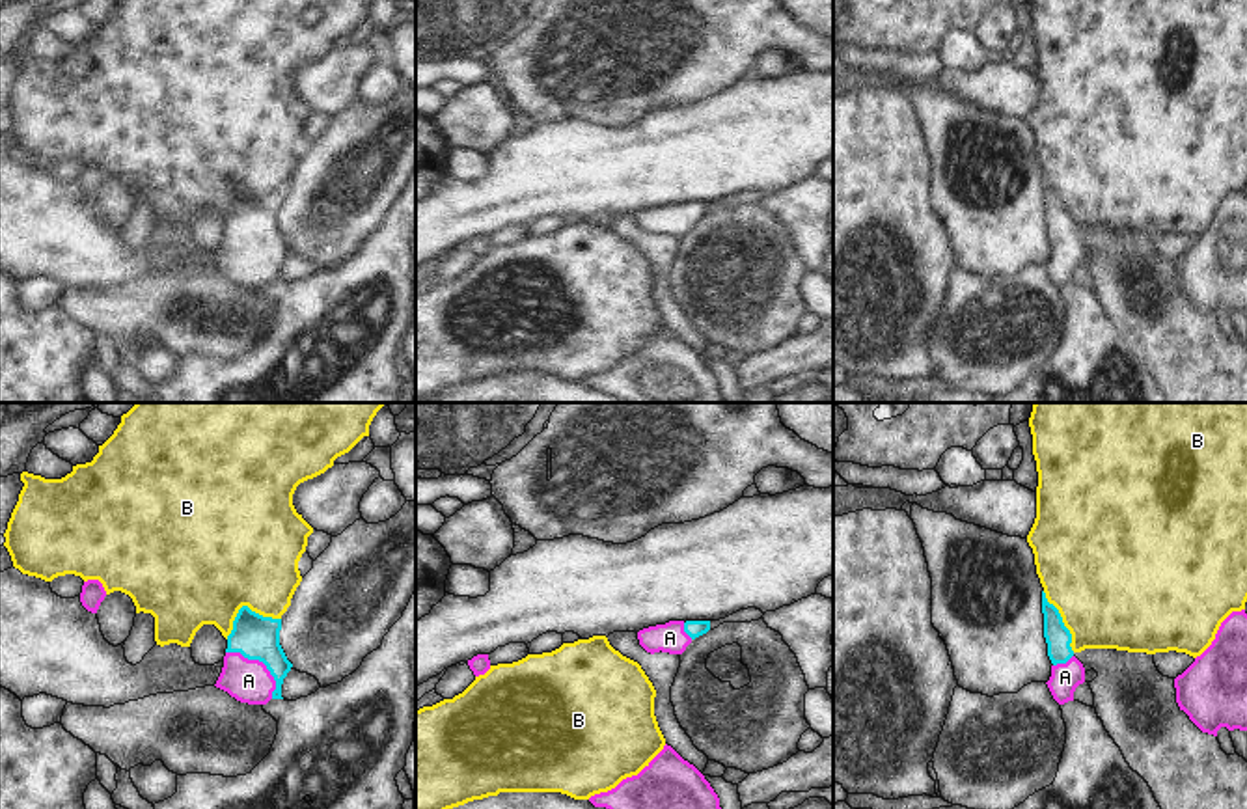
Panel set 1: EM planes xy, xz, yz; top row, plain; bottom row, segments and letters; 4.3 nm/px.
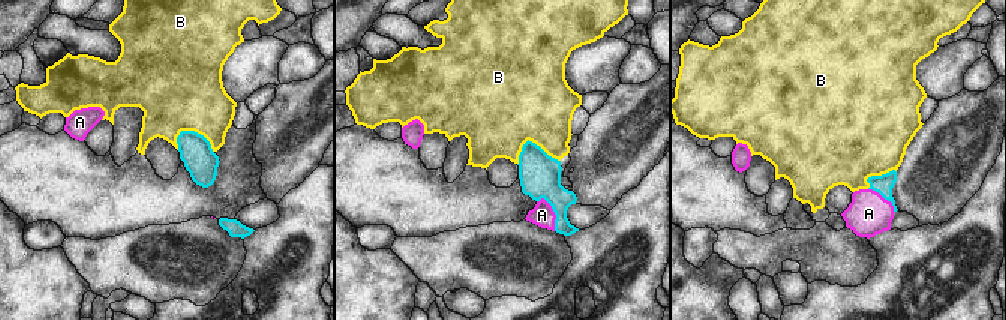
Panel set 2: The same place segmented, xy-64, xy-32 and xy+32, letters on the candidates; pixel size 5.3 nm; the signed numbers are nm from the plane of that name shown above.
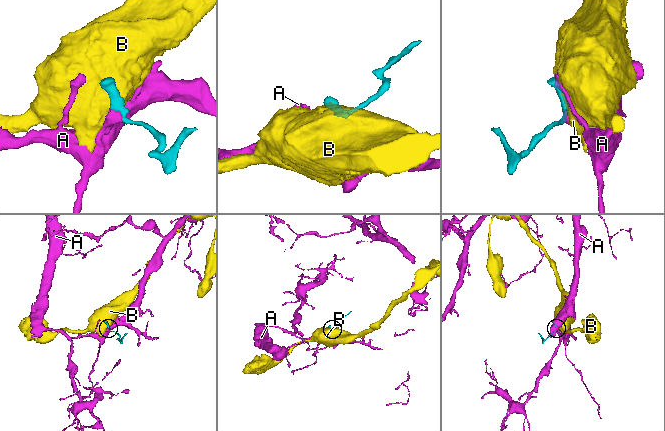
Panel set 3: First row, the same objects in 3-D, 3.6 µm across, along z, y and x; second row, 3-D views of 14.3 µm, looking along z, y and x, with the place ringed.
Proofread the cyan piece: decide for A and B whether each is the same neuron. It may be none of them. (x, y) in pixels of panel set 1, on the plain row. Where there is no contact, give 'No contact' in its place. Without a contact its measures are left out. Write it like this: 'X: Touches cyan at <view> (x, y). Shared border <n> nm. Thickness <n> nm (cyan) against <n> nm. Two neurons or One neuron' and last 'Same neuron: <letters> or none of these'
A: Touches cyan at xy (261, 243). Shared border 300 nm. Thickness 190 nm (cyan) against 190 nm. One neuron
B: Touches cyan at xy (245, 189). Shared border 260 nm. Thickness 190 nm (cyan) against 500 nm. Two neurons
Same neuron: A

